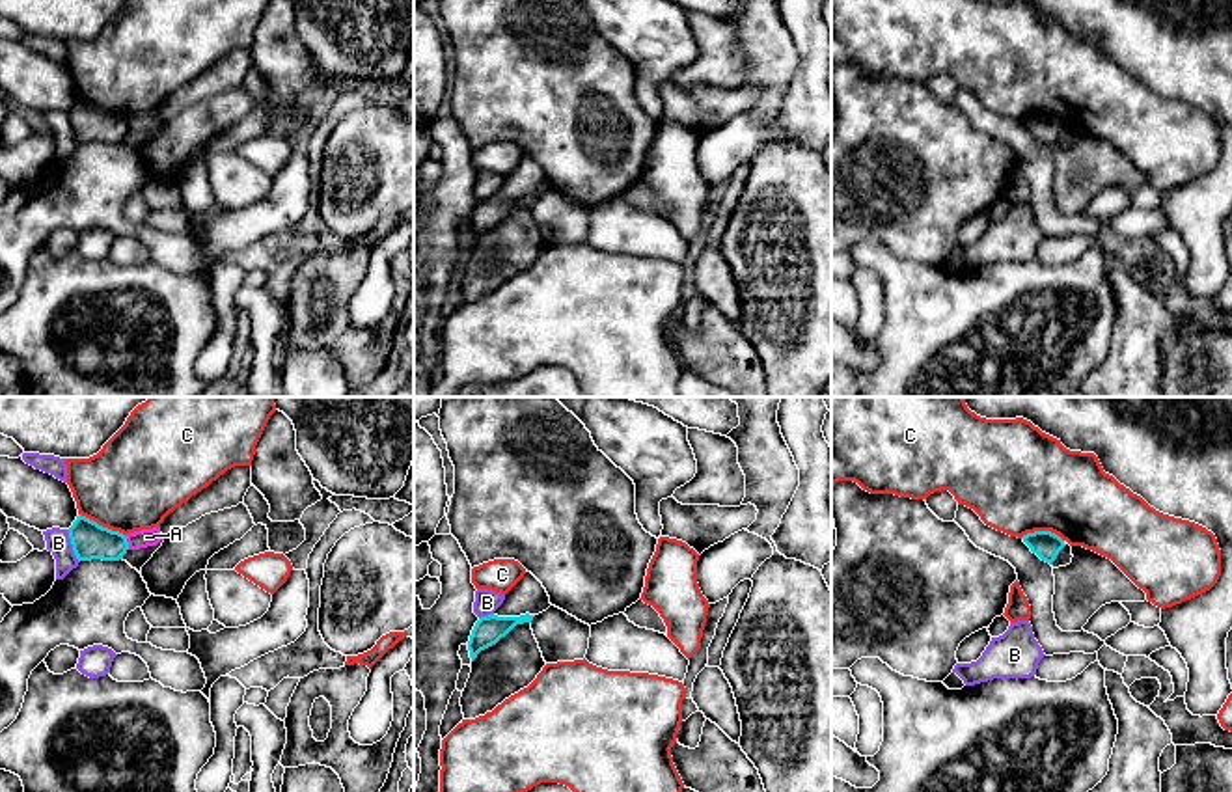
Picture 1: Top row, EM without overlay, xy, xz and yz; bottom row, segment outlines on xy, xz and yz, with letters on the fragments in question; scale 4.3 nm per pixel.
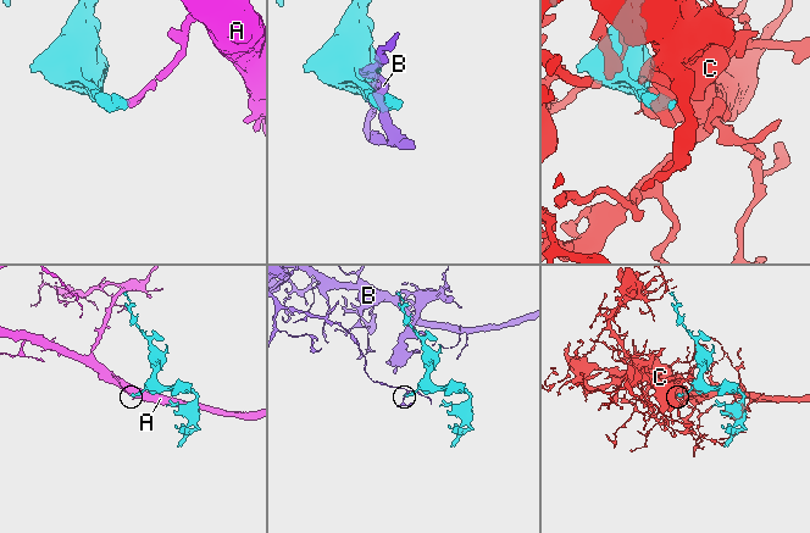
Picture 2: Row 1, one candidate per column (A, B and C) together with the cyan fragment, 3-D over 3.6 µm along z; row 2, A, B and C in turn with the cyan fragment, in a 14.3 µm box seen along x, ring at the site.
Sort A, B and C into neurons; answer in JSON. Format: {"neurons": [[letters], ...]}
{"neurons": [["A"], ["B"], ["C"]]}

